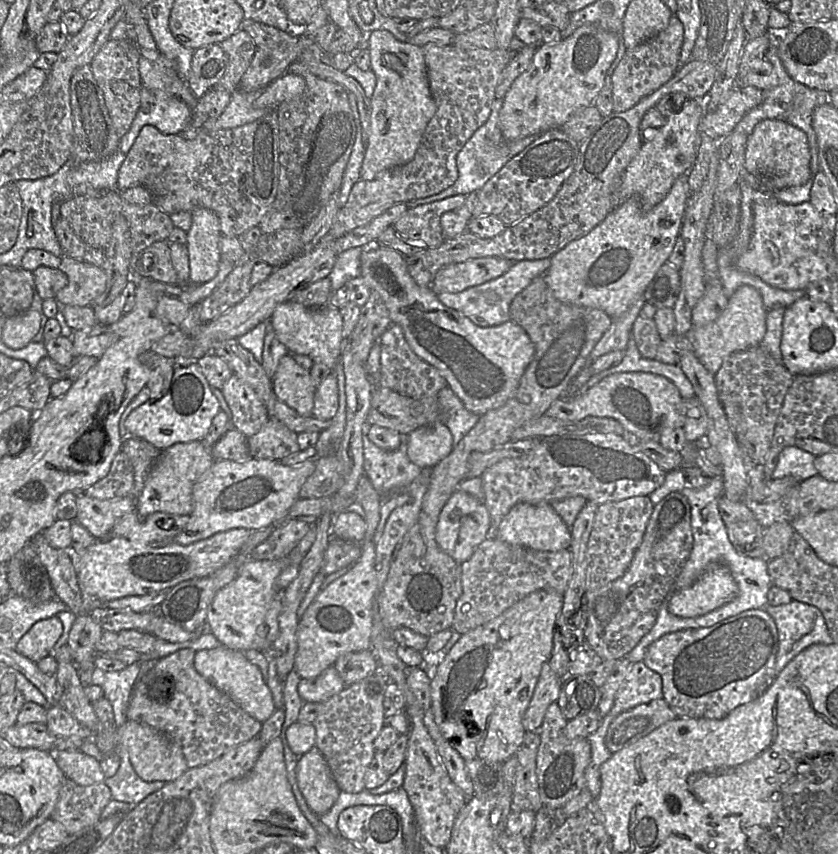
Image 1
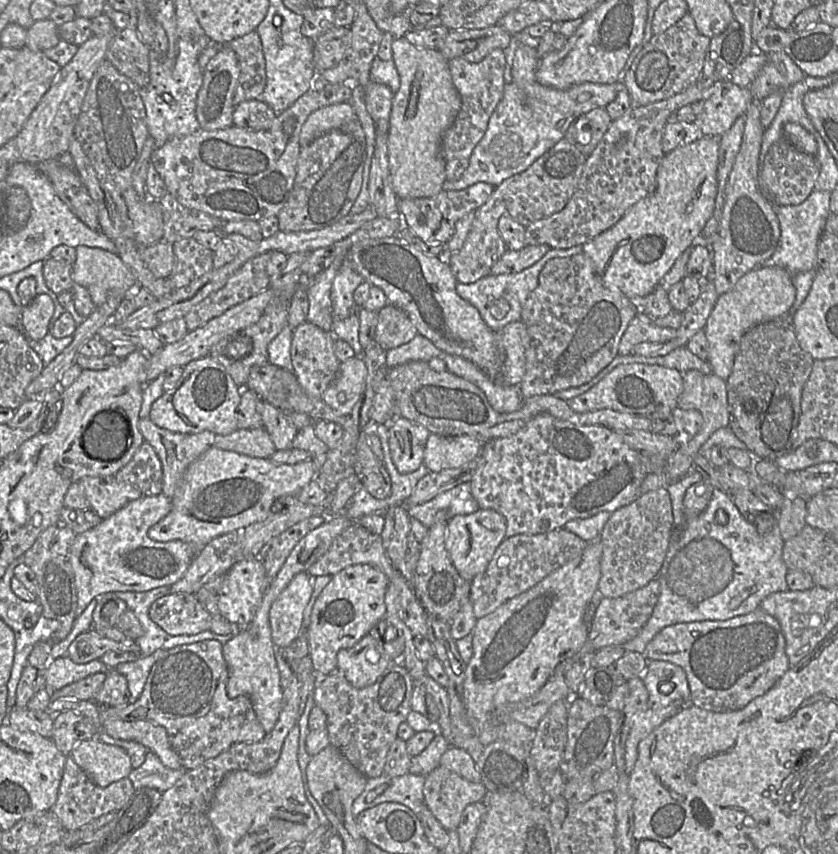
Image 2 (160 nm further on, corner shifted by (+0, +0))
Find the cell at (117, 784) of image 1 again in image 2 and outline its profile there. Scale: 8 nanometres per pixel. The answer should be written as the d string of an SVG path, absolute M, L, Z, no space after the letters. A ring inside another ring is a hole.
M147 751L144 762L128 775L136 790L149 787L162 793L171 788L186 769L170 769L152 752Z

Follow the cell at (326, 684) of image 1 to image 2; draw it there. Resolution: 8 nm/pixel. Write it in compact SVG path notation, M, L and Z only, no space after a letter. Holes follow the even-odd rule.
M383 616L359 642L337 653L336 671L341 672L352 686L366 687L373 684L388 667L402 663L405 644L403 632L393 624L391 618Z

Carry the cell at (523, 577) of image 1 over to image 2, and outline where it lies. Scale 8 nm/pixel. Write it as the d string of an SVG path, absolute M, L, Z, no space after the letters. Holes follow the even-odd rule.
M564 527L549 533L506 537L496 549L485 571L471 581L469 599L475 617L479 620L496 611L507 601L528 591L553 571L579 556L587 544Z

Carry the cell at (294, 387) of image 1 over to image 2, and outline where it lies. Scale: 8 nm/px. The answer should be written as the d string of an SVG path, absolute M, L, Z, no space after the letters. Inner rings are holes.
M308 321L303 322L293 332L290 350L292 372L305 393L312 398L323 398L324 392L337 376L341 364L334 353L337 340L332 331L324 331Z

